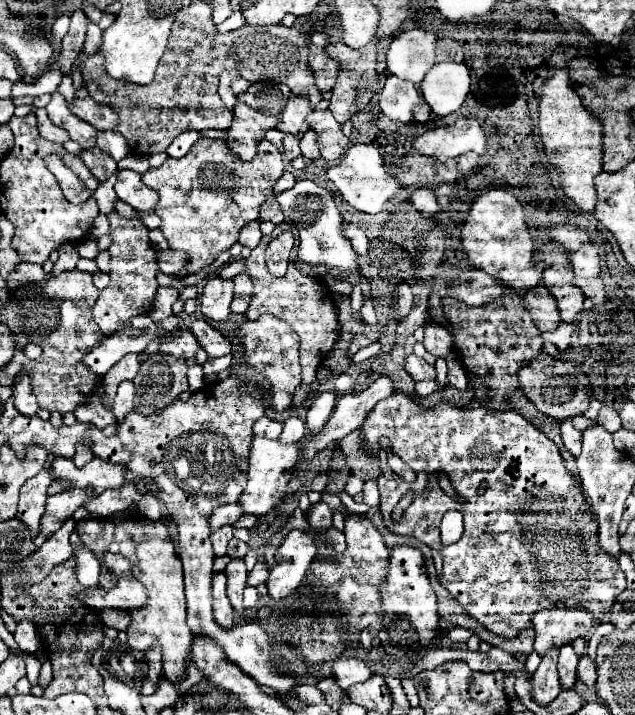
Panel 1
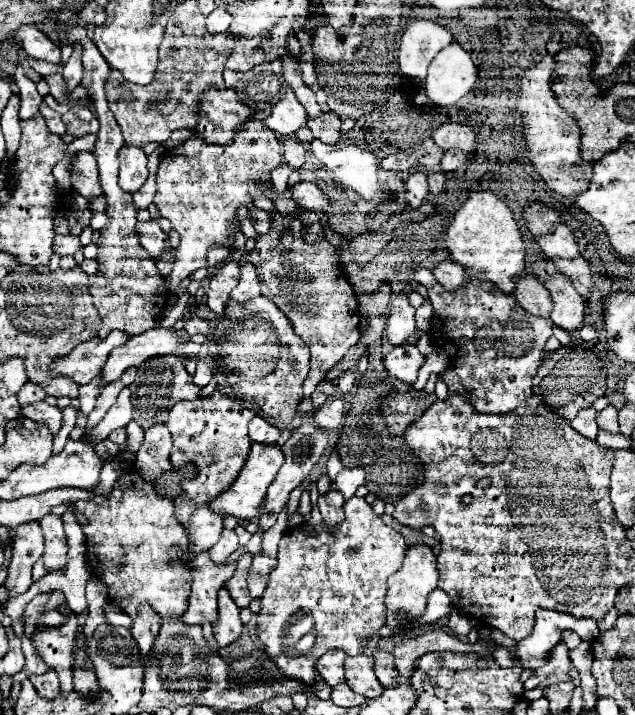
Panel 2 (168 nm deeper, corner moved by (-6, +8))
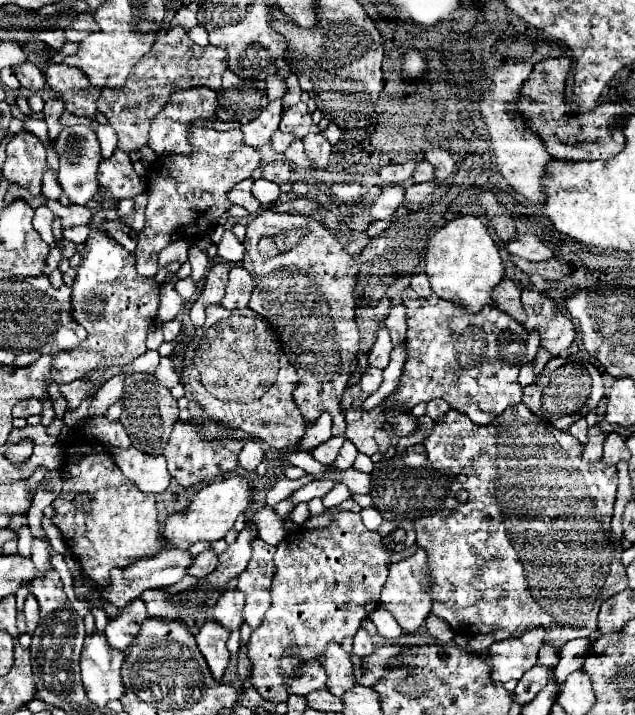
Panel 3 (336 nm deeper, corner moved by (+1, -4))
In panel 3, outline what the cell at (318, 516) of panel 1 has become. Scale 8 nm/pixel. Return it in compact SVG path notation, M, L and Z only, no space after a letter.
M297 504L295 508L293 508L293 512L291 512L291 522L293 524L303 524L307 518L309 518L309 510L307 510L307 504Z

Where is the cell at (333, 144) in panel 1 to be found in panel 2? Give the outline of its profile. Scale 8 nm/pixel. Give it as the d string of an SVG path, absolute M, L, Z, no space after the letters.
M324 112L318 118L308 120L306 126L312 130L314 138L322 140L324 144L334 146L340 140L340 118L336 116L336 112Z

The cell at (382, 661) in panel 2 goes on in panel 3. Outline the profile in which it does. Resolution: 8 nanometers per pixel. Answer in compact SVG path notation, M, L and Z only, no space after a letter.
M361 628L357 632L357 636L353 638L353 654L363 660L363 658L369 658L373 654L373 642L371 642L371 636Z

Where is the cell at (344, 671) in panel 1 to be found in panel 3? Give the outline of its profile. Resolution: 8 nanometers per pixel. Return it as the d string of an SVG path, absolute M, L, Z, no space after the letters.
M313 660L313 662L305 662L301 666L301 670L289 682L289 690L291 690L291 694L307 696L309 692L315 692L315 690L325 688L325 682L327 682L325 668L319 662Z

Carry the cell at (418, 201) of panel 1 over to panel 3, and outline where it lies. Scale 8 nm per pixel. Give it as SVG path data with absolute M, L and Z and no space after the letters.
M385 186L377 202L371 206L371 216L375 220L387 220L397 212L397 208L405 202L405 188L403 186Z

